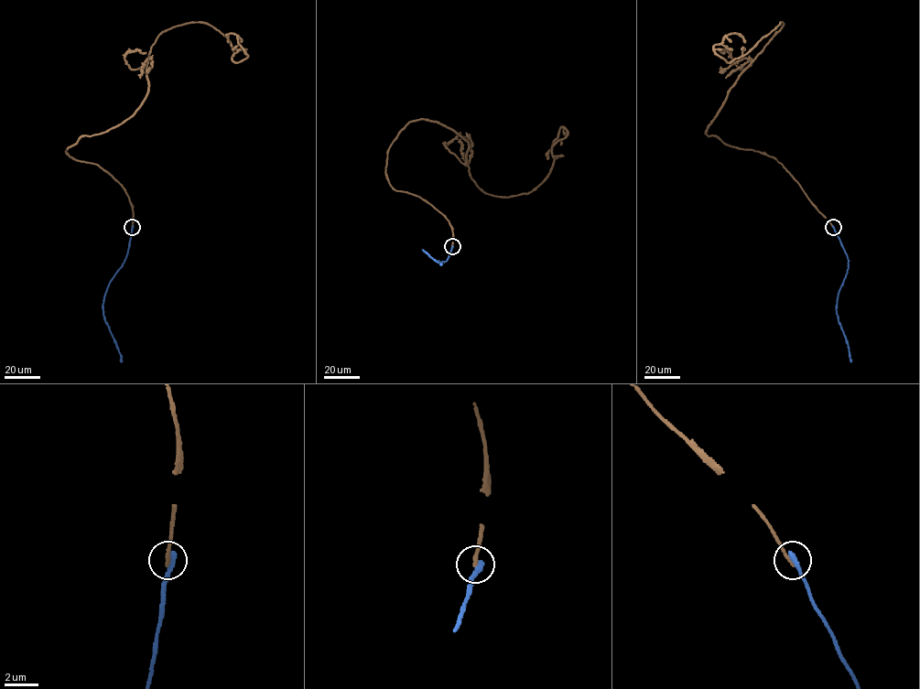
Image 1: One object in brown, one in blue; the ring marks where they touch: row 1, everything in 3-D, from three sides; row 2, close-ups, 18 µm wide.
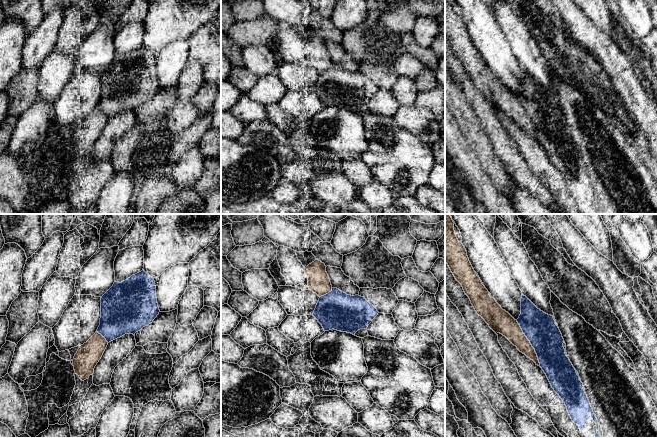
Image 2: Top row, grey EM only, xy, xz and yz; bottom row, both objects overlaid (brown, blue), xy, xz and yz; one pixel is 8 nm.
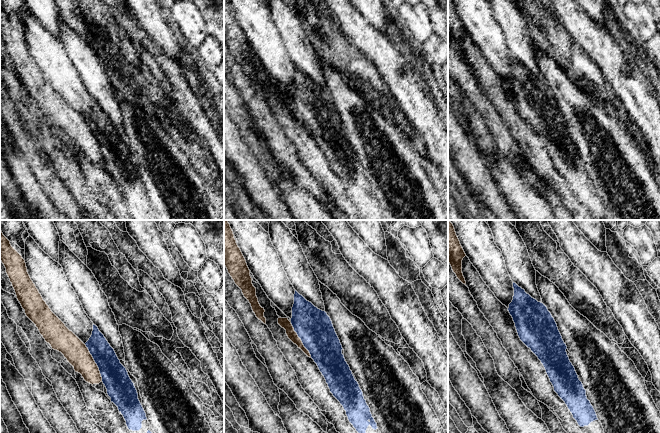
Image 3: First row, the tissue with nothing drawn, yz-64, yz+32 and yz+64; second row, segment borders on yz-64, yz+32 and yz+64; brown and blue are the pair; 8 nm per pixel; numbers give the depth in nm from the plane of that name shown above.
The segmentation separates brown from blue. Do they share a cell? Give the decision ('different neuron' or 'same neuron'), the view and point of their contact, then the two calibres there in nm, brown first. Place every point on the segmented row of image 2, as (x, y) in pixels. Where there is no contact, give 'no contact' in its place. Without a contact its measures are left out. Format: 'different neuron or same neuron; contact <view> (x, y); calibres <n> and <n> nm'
different neuron; contact yz (530, 343); calibres 160 and 260 nm

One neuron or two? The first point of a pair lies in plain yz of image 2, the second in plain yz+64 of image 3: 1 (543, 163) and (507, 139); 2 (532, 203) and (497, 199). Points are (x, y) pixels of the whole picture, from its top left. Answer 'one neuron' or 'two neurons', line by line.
1: two neurons
2: two neurons

